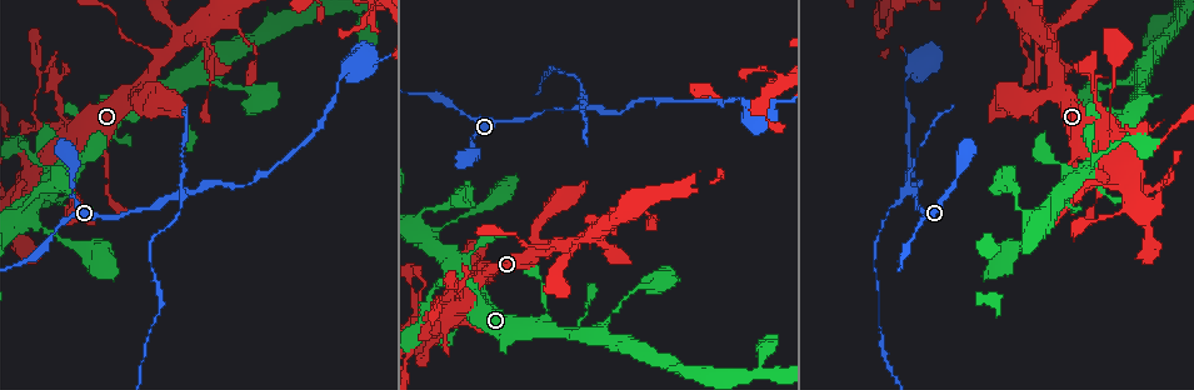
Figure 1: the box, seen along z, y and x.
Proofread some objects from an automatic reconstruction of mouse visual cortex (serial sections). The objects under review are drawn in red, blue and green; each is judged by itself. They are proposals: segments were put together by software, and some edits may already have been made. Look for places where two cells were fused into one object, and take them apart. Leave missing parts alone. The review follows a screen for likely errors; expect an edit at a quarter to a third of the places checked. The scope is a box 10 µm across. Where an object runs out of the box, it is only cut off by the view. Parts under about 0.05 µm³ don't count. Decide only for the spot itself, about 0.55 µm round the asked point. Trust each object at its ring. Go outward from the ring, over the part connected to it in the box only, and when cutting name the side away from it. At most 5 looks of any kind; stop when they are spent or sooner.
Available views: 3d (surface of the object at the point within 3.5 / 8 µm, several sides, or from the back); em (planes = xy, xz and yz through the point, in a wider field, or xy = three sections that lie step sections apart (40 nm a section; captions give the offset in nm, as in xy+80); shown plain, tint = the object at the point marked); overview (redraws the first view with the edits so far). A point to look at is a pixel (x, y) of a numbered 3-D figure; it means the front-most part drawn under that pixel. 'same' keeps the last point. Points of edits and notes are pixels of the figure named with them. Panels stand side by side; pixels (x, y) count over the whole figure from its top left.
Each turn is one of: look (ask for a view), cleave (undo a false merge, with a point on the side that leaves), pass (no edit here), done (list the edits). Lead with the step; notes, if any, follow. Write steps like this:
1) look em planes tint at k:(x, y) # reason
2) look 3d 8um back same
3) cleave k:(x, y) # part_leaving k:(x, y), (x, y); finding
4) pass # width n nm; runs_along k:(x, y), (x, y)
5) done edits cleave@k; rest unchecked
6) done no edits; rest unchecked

look 3d 8um at 1:(55, 89) # thin neck

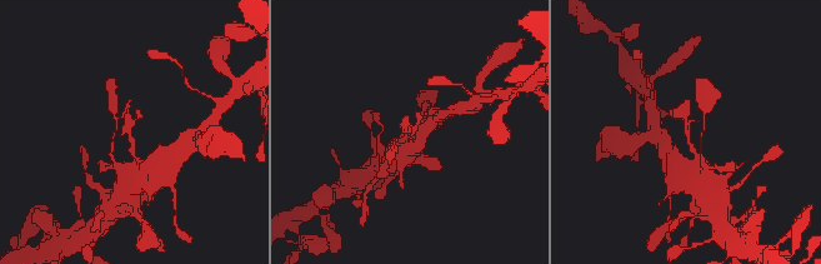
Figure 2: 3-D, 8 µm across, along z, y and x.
look em xy step 2 tint same

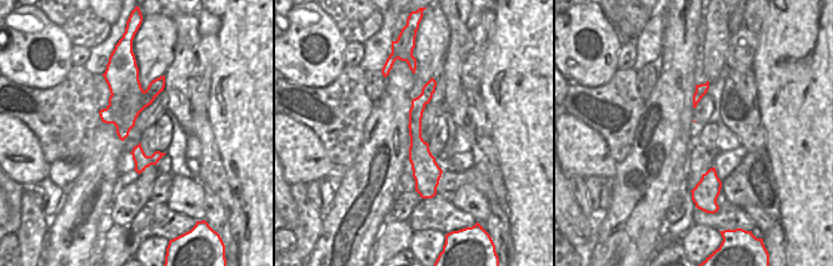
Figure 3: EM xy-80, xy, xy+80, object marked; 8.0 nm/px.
pass # runs_along 2:(697, 165), (685, 109), (675, 109); all the same cell

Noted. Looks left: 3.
look em xy step 1 tint at 1:(1123, 187) # thin arm on a thick one

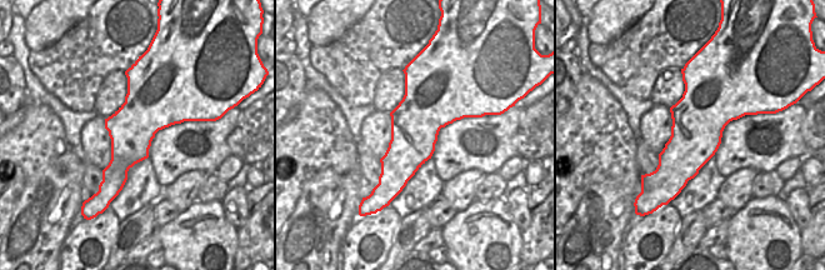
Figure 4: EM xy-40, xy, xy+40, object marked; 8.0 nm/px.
look 3d 3.5um same # wider look

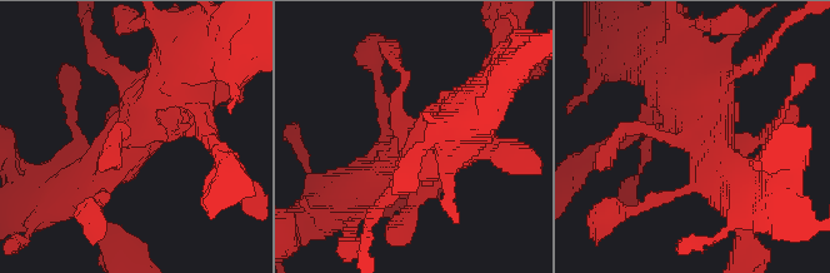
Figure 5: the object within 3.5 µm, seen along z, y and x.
pass # width 420 nm; runs_along 5:(459, 129), (424, 155), (398, 117), (401, 69); one cell here

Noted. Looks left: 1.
done no edits; rest unchecked

